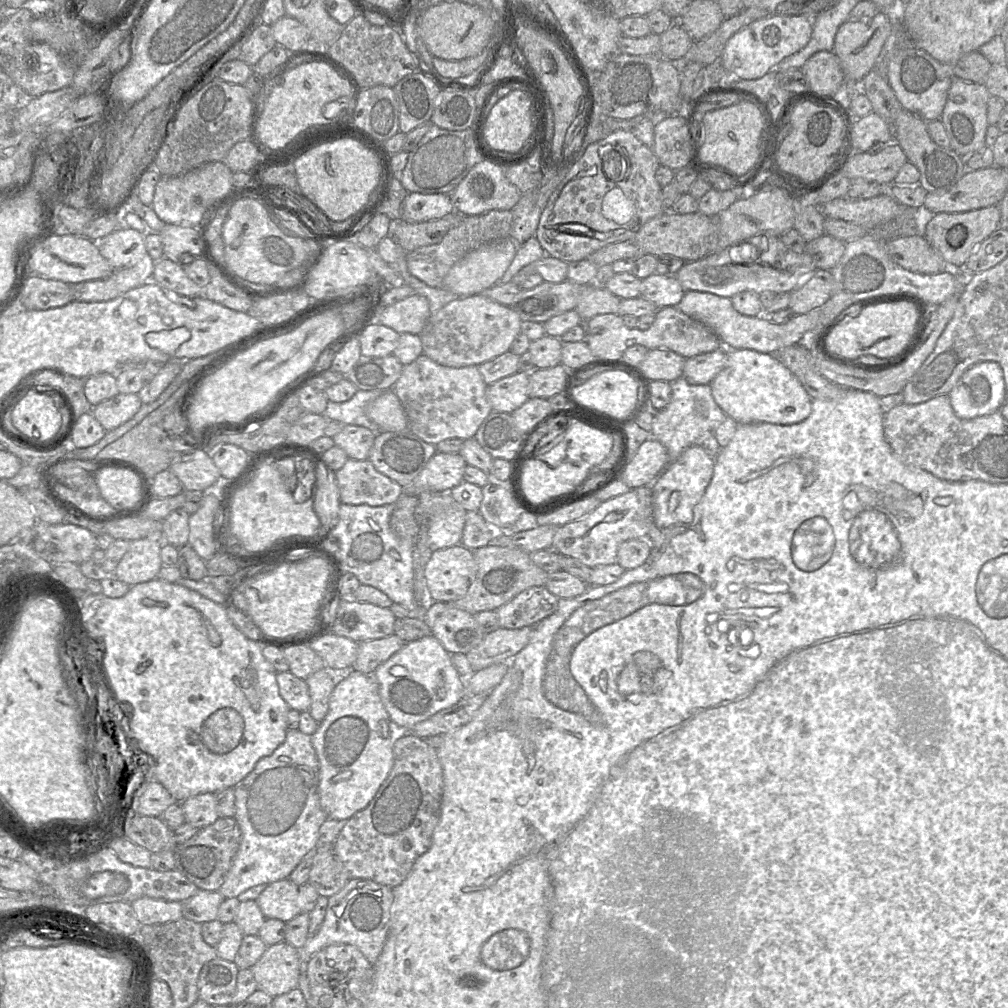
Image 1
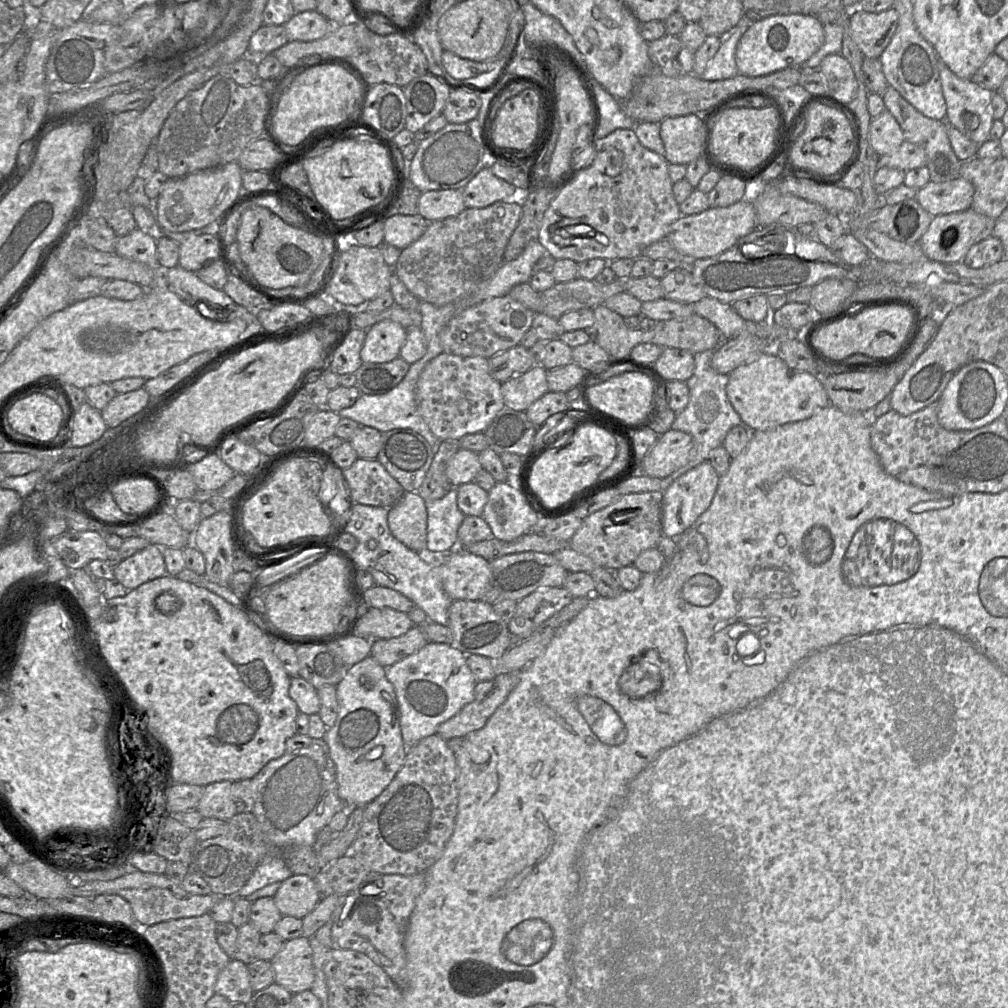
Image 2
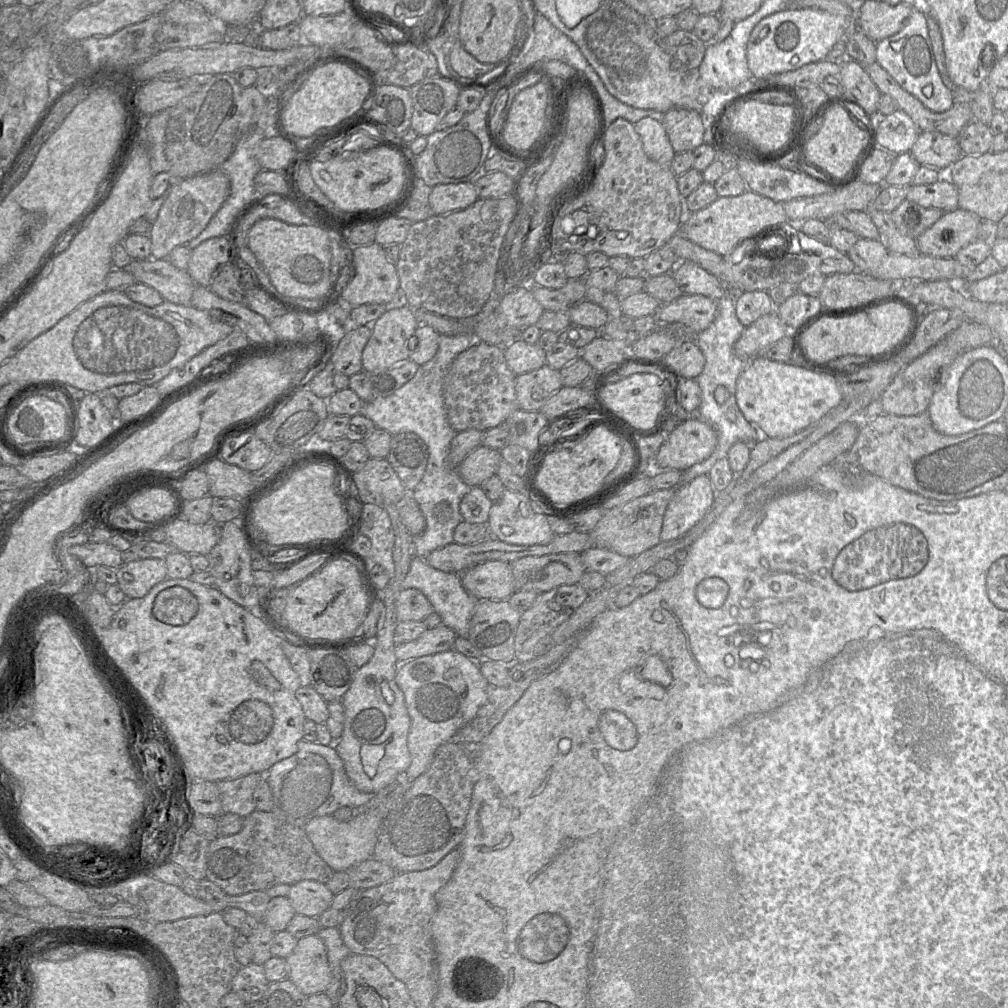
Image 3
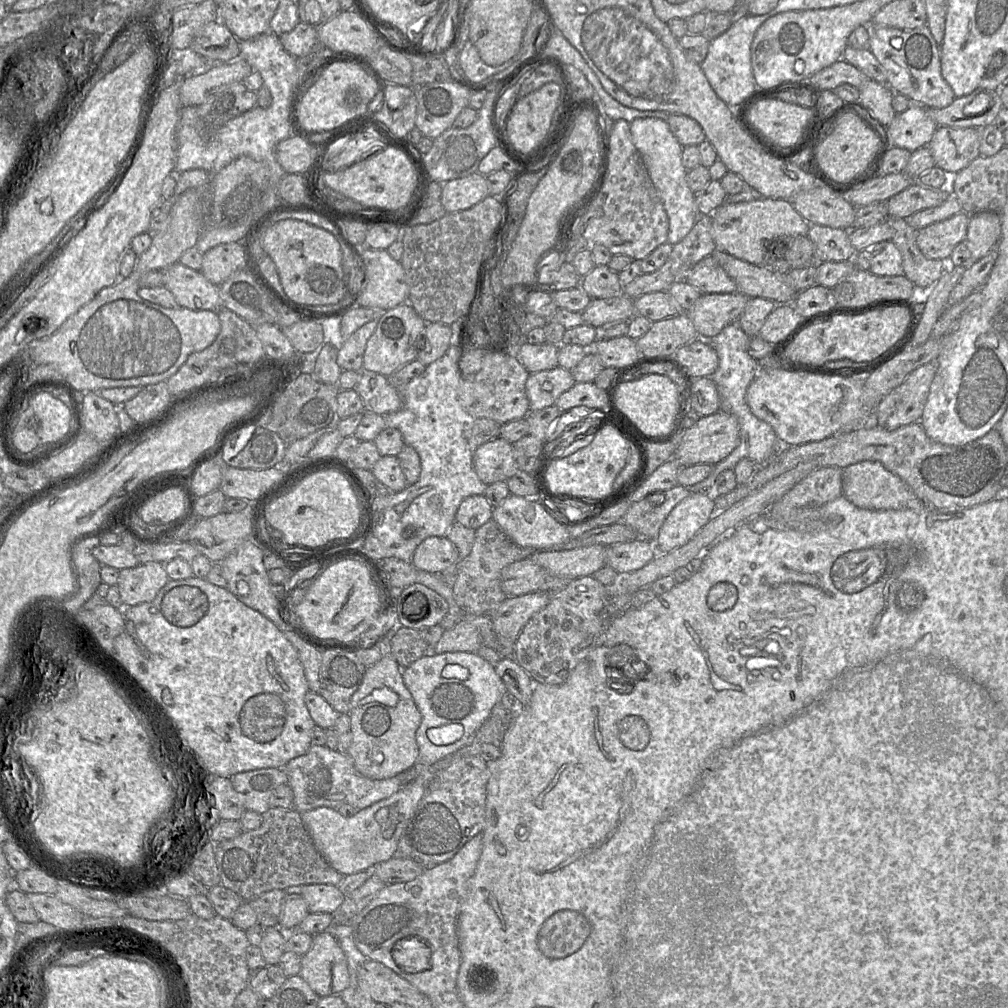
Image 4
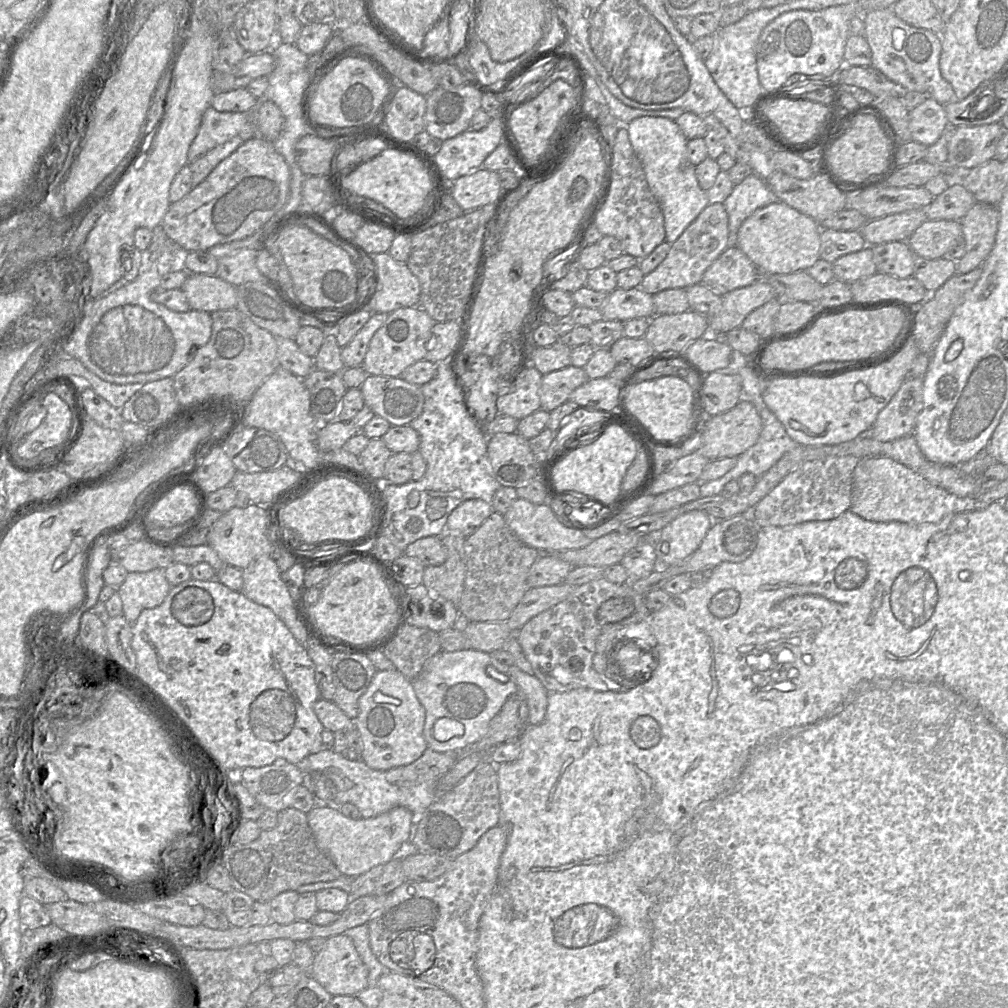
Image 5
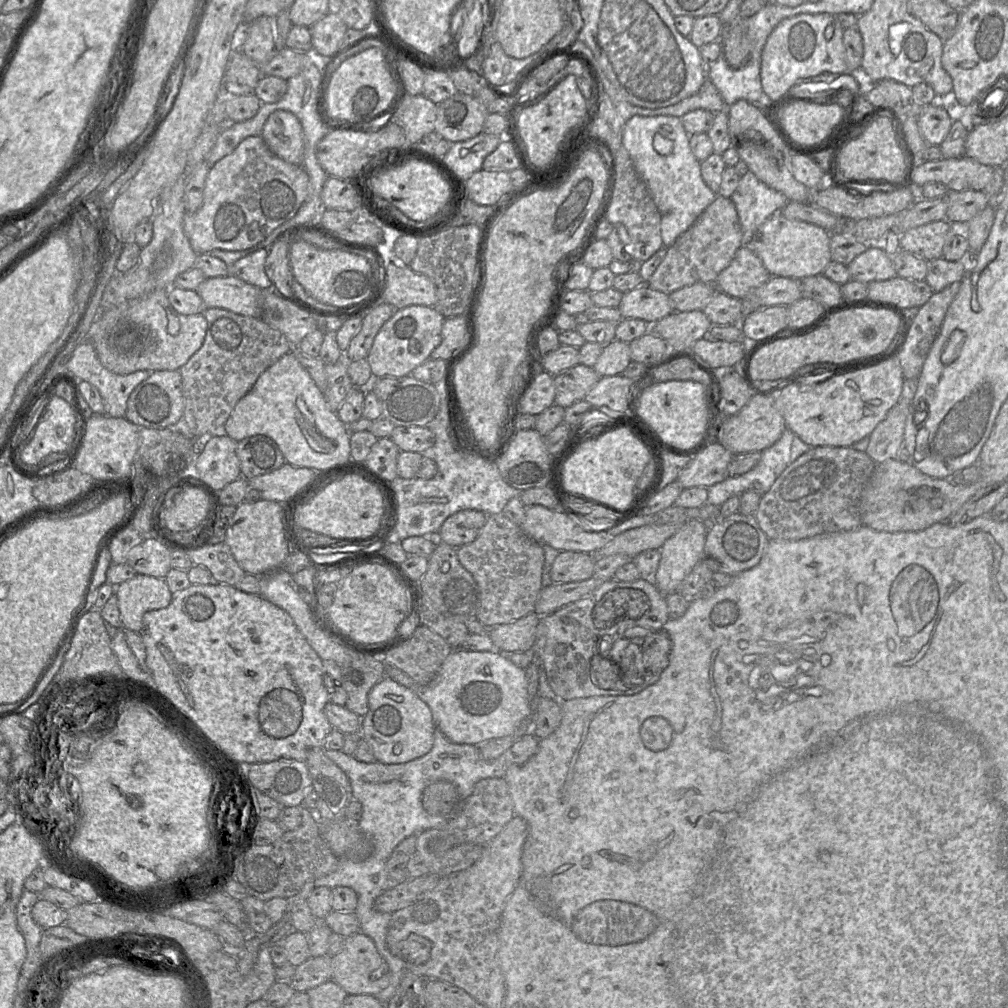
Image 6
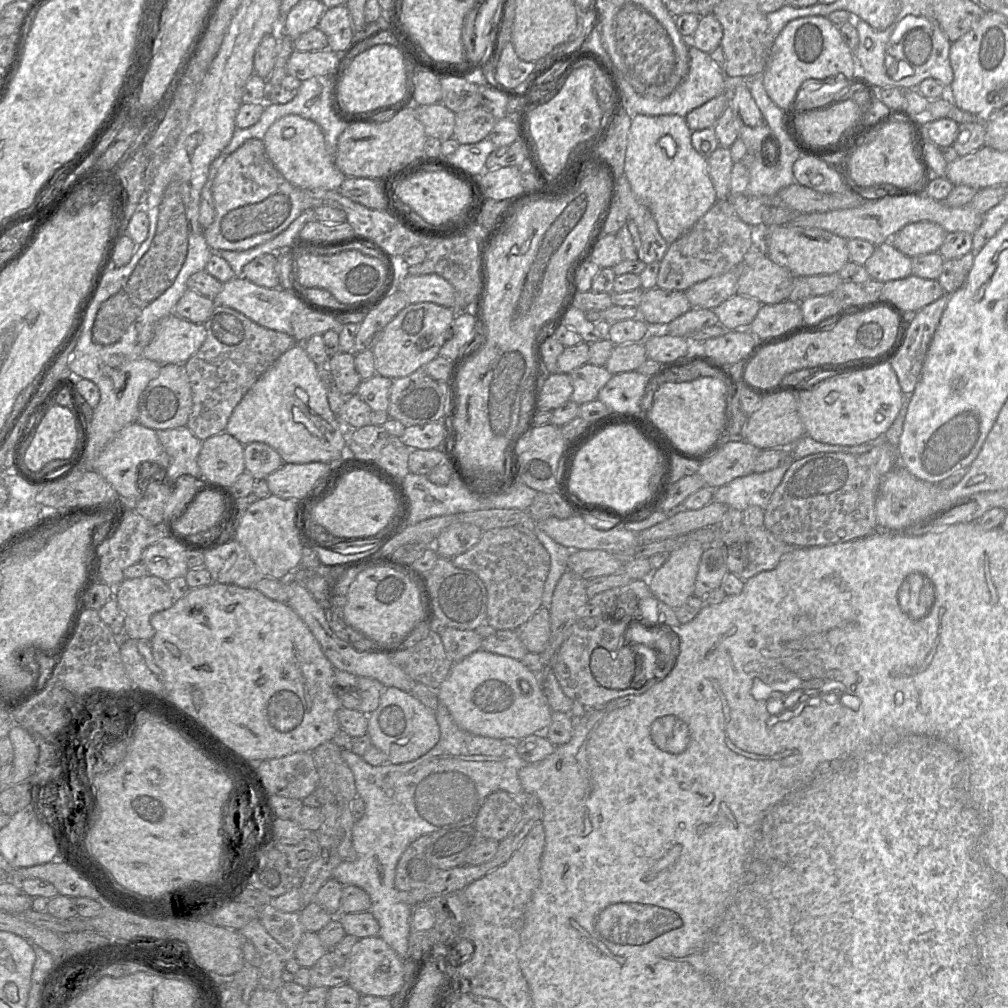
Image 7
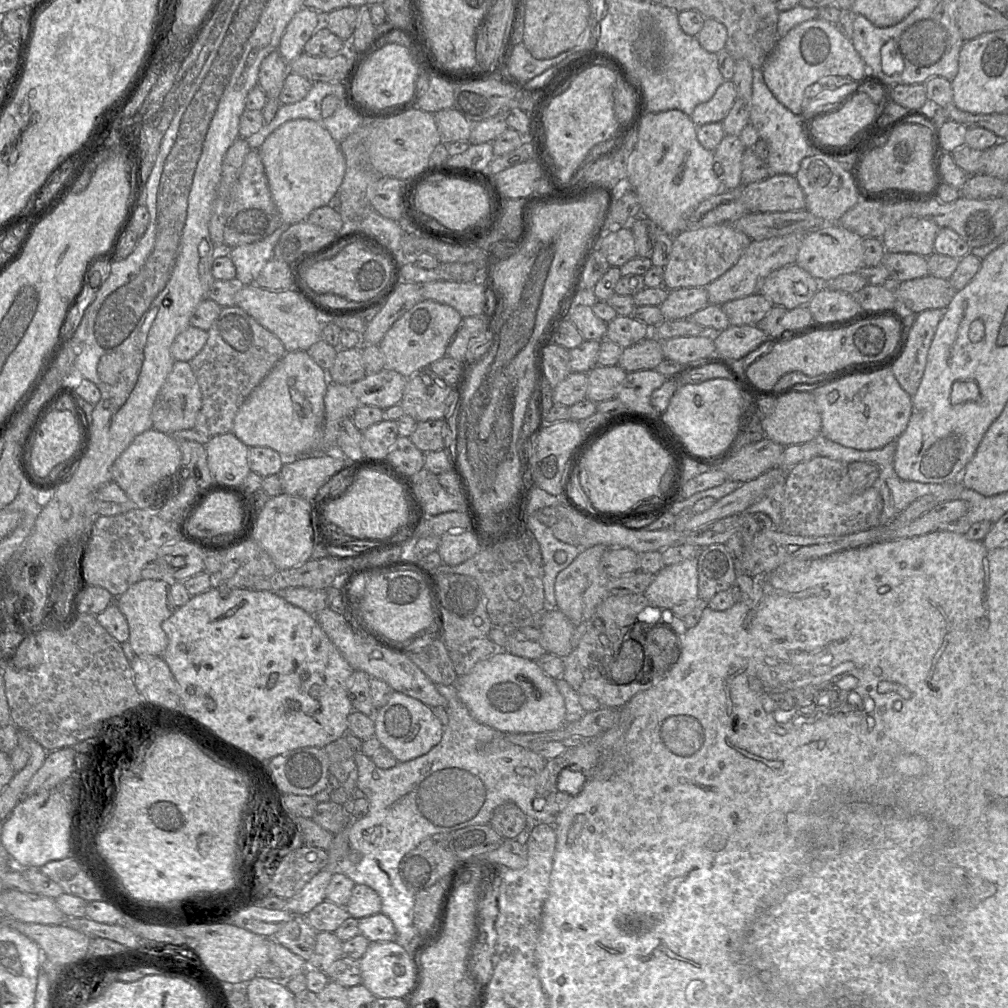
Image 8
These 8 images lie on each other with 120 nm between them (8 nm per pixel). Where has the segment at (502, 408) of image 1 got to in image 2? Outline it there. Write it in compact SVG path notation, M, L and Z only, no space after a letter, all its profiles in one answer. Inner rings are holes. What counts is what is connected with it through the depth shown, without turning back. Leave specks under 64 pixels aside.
M535 365L527 372L501 383L501 392L506 407L526 412L534 402L549 392L547 370L542 365Z

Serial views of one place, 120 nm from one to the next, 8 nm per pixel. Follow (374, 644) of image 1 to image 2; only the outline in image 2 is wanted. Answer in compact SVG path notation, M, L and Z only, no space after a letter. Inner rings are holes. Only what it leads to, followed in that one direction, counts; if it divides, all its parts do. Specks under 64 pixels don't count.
M414 625L405 634L388 639L373 640L370 656L375 658L383 667L404 659L416 653L428 642L421 626Z

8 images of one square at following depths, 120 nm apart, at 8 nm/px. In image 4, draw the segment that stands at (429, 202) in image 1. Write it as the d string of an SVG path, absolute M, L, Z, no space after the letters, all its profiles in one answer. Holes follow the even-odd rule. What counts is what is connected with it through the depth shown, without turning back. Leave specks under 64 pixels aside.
M478 171L442 184L441 203L447 213L471 208L489 196L488 180Z

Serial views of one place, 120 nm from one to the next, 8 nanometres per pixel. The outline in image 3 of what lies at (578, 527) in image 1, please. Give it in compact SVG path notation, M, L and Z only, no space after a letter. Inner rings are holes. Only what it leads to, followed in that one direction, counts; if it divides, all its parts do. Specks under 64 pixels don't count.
M662 489L637 497L621 506L604 509L595 528L590 532L594 547L605 548L626 557L635 557L658 545L663 517L675 489Z

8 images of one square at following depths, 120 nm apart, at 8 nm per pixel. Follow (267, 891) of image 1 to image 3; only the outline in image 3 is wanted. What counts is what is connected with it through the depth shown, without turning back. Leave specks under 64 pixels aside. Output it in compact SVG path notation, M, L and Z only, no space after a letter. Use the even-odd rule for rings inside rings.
M302 880L291 885L287 897L296 914L318 917L330 907L334 896L324 883Z

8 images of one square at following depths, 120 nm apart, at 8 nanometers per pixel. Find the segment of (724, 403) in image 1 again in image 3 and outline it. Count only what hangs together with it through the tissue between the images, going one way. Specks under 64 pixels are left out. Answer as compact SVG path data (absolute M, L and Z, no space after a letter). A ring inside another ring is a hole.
M764 357L751 359L736 383L736 401L744 417L756 424L764 437L787 438L819 421L843 400L836 378L791 363L777 362Z

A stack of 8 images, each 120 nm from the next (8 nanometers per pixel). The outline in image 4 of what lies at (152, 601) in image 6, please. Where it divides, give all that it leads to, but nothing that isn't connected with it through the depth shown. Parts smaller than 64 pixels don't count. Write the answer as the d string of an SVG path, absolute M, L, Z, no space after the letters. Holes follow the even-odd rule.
M148 562L119 571L117 588L123 607L151 602L168 583L165 564Z

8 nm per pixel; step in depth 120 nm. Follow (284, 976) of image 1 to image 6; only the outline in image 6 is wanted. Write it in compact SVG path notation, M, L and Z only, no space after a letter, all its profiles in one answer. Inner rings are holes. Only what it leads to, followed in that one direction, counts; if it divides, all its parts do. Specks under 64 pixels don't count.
M358 932L345 937L341 951L332 957L332 980L340 985L348 995L375 996L390 984L390 970L373 940Z

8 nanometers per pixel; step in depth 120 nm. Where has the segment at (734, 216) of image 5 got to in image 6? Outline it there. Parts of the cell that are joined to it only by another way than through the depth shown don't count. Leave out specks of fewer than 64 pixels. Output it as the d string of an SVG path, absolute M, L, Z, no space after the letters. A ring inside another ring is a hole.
M750 170L740 178L730 199L739 217L742 246L748 246L757 229L789 202L784 194L768 187Z

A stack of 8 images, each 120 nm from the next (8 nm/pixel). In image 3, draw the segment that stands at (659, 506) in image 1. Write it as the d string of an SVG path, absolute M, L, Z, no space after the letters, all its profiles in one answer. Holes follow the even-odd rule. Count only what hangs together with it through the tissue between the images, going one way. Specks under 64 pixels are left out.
M706 474L680 483L674 489L663 517L661 541L674 540L688 532L705 516L717 494Z

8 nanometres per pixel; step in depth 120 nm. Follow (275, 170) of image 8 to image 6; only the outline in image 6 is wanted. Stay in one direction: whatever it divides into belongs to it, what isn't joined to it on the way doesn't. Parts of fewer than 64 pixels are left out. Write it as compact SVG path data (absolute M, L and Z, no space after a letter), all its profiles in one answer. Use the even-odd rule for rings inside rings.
M285 110L272 112L263 126L261 137L276 156L302 166L303 129L293 113Z

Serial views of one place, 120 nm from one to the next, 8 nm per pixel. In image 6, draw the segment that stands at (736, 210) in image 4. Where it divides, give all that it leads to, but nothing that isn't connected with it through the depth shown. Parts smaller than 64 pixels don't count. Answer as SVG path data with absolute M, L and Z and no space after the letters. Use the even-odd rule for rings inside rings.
M780 213L769 217L755 232L748 246L761 259L771 276L802 279L823 274L832 261L831 233L815 224L790 220Z

